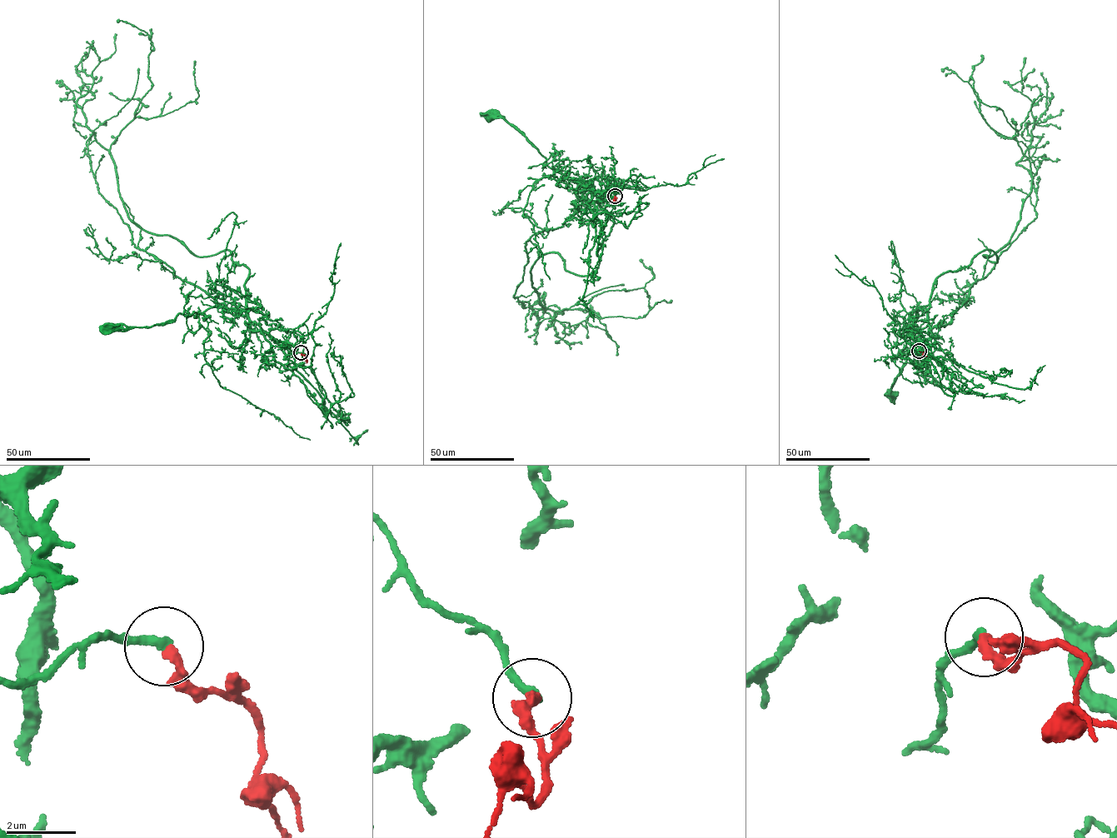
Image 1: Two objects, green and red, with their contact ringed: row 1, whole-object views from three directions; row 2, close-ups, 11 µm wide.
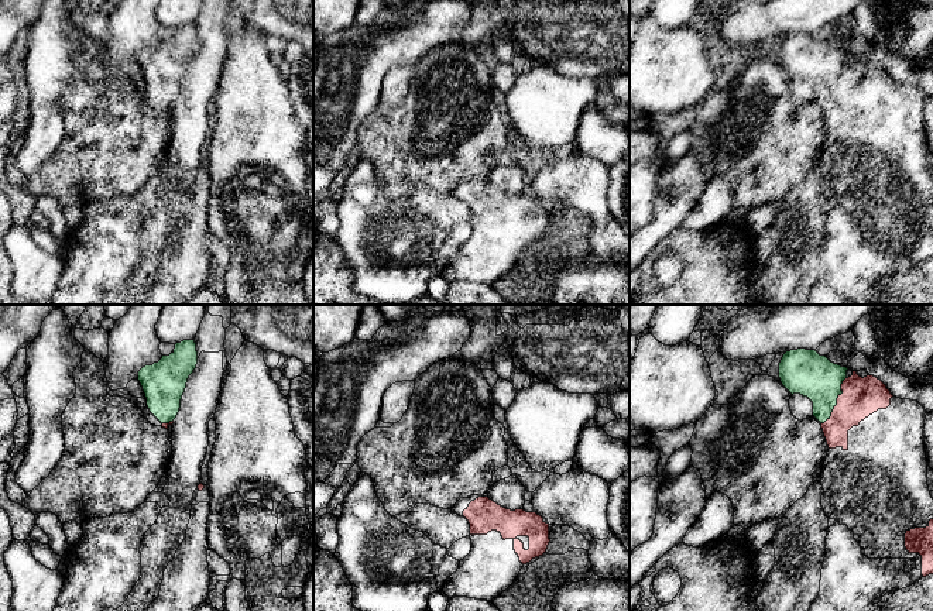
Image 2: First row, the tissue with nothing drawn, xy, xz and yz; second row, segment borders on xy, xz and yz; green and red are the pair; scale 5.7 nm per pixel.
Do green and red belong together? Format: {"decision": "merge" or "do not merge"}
{"decision": "merge"}

